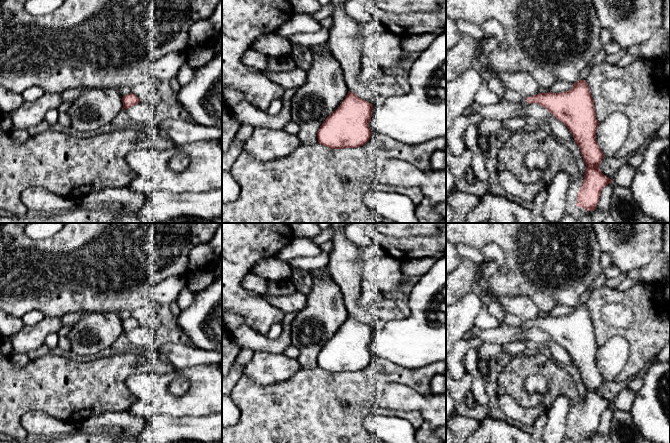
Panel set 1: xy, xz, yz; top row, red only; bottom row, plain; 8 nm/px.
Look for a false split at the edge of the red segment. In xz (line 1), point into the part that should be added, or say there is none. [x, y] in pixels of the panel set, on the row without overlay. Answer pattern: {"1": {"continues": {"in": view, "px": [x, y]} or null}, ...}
{"1": {"continues": null}}

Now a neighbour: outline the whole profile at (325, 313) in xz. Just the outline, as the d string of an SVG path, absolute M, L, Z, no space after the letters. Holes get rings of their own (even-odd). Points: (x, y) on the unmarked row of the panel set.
M317 269L309 272L314 284L307 295L307 305L290 323L291 345L299 350L296 360L301 369L318 367L320 350L348 318L339 286L333 279L322 276Z

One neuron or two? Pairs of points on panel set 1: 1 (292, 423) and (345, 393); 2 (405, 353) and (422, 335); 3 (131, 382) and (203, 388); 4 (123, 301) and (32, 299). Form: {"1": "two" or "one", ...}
{"1": "one", "2": "one", "3": "one", "4": "one"}

